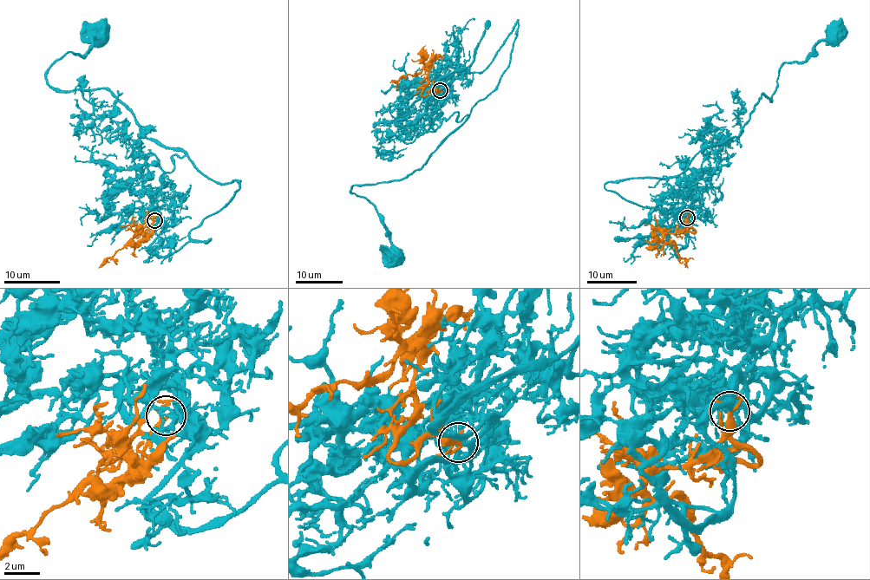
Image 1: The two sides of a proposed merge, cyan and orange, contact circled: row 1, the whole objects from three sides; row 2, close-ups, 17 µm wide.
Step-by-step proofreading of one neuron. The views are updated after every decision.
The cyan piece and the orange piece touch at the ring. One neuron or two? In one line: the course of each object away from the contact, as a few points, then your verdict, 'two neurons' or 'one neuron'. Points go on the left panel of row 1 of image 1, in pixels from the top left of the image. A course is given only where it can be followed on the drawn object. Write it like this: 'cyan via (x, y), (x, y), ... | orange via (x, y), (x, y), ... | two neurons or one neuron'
cyan via (155, 221), (141, 168), (153, 153), (170, 171), (184, 153), (145, 135), (107, 90), (47, 78), (95, 34) | orange via (153, 221), (139, 235), (134, 235), (140, 232), (142, 237), (137, 242), (127, 242), (98, 268) | one neuron

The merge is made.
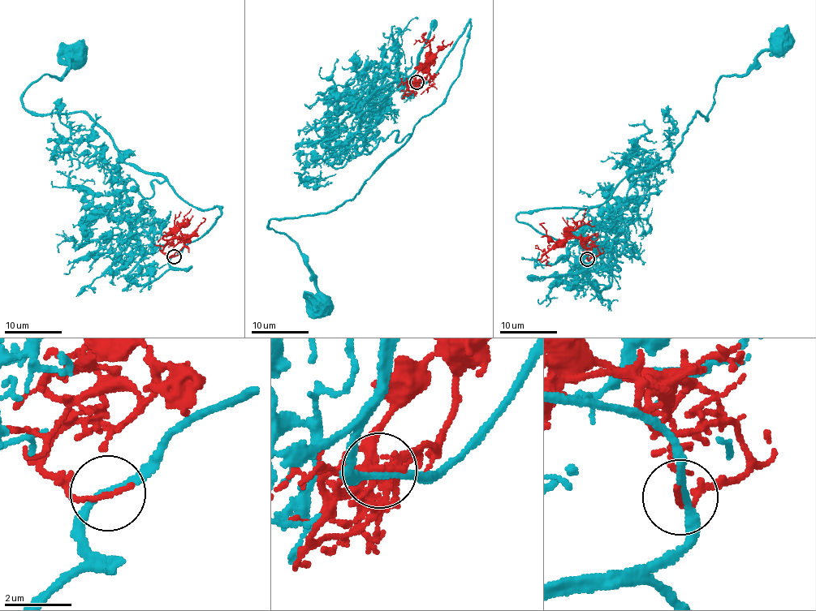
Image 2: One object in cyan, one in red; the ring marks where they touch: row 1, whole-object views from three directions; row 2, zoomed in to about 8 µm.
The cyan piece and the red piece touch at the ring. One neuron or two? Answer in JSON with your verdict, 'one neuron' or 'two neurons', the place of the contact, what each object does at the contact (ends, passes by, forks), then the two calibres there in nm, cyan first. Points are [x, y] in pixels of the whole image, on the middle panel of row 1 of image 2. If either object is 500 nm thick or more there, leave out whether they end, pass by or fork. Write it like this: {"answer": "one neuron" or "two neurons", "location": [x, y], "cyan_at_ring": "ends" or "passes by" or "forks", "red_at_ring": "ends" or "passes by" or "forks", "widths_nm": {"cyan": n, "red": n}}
{"answer": "one neuron", "location": [416, 82], "cyan_at_ring": "passes by", "red_at_ring": "ends", "widths_nm": {"cyan": 200, "red": 180}}

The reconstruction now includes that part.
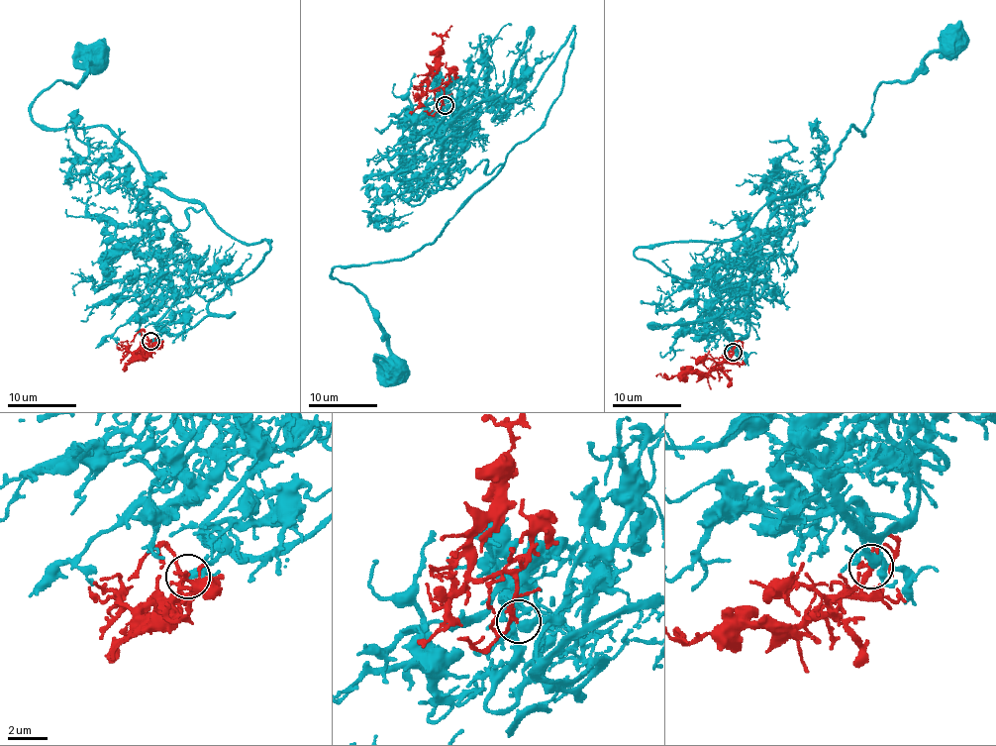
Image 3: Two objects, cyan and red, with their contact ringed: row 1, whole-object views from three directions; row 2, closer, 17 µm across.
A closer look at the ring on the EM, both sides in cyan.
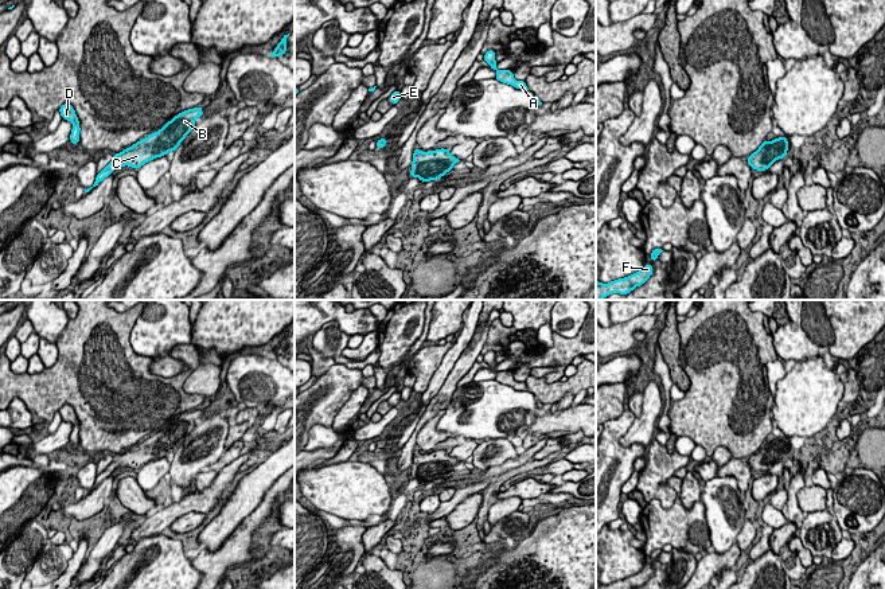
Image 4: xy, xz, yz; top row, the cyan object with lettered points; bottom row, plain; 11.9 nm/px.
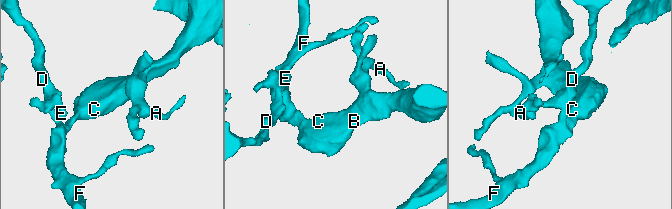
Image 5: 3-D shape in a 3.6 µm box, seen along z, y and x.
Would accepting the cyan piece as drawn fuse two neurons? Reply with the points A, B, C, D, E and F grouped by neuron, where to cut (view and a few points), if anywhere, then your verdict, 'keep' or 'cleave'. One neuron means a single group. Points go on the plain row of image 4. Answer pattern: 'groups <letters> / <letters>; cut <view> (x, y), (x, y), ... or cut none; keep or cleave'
groups A B C D E F; cut none; keep

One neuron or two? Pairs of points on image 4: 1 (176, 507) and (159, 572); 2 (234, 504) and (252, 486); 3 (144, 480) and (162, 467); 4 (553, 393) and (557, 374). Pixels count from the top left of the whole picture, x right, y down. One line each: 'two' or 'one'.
1: two
2: one
3: one
4: two

